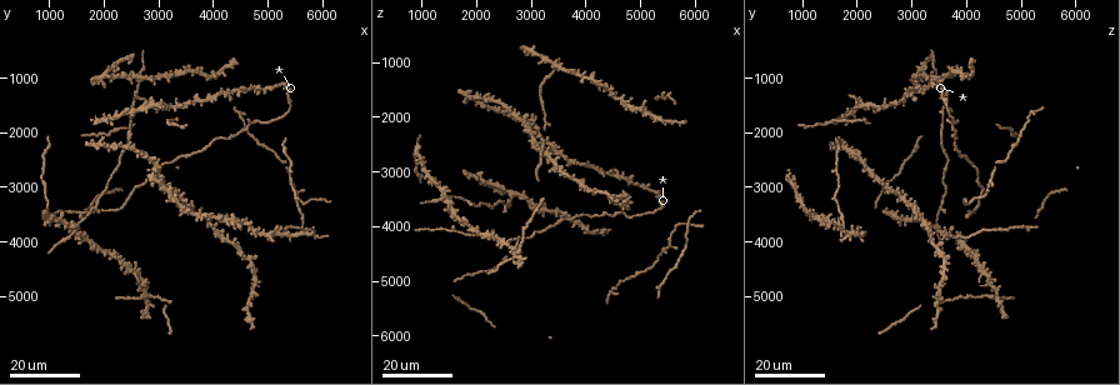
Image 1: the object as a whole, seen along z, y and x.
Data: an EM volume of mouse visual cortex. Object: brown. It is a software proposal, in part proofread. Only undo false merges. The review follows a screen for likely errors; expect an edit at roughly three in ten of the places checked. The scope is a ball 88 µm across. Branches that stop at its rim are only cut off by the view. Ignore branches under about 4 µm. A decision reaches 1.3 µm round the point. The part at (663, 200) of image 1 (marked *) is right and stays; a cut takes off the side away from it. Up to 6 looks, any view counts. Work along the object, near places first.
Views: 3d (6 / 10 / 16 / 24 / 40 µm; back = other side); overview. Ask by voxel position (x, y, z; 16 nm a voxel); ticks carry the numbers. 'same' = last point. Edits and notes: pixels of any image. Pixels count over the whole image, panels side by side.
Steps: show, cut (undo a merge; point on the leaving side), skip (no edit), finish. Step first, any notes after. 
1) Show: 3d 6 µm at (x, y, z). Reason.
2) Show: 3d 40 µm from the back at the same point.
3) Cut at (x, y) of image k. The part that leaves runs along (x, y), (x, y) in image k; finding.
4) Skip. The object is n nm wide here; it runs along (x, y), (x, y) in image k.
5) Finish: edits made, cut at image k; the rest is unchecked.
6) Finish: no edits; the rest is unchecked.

Show: 3d 24 µm at (4650, 1900, 3750). Sudden change in width.

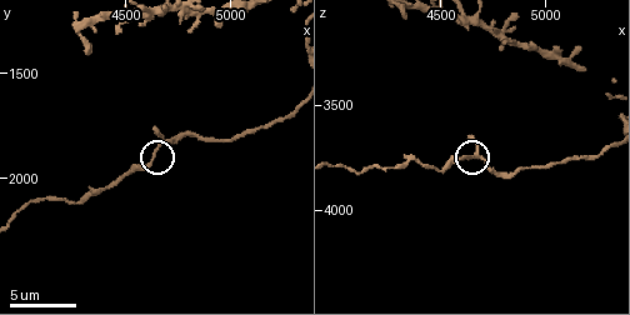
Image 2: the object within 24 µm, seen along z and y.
Show: 3d 10 µm at (4620, 1940, 3740). Closer look.

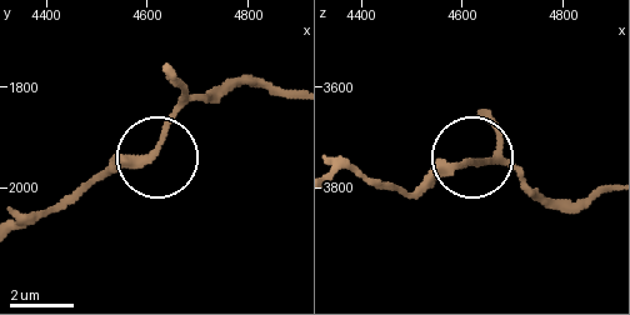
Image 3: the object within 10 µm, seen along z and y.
Skip. It runs along (289, 93), (209, 90), (158, 154), (90, 181) in image 3; one neuron here.

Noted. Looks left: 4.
Show: 3d 24 µm at (2150, 2000, 4800). Thick turns thin.

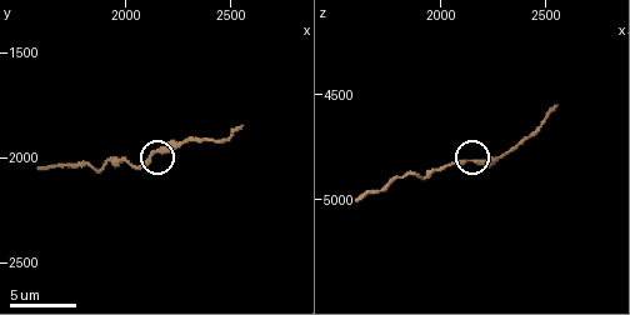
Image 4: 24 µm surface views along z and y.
Show: 3d 10 µm at (2120, 1970, 4820). Closer look.

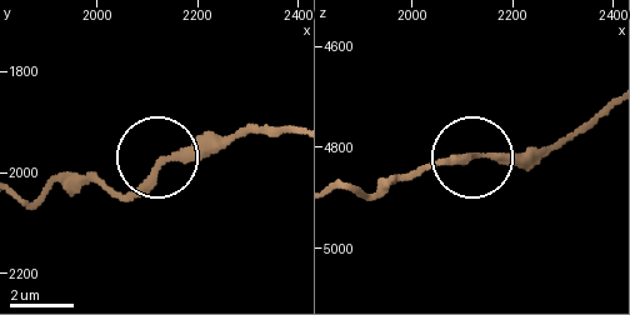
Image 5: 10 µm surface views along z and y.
Skip. The object is 230 nm wide here; one neuron here.

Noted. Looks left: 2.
Show: 3d 24 µm at (1550, 3500, 4100). Branch point.

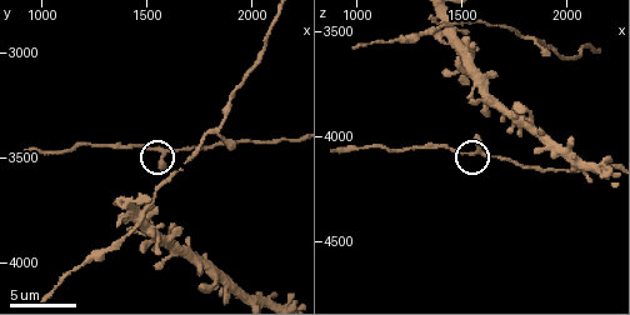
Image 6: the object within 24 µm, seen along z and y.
Show: 3d 10 µm at (1570, 3480, 4050). Zoom in.

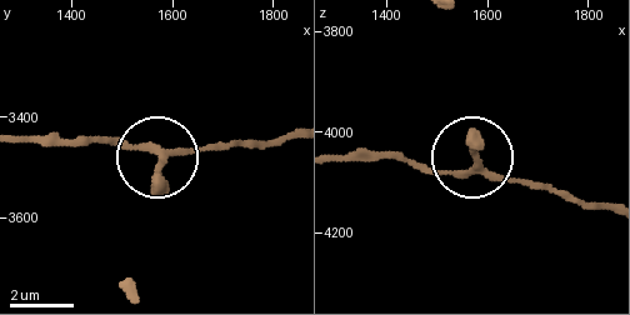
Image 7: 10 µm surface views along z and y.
Skip. The side arm is 12 µm long; it runs along (294, 134), (165, 150), (88, 139) in image 7; all the same neuron.

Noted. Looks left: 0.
Finish: no edits; the rest is unchecked.

